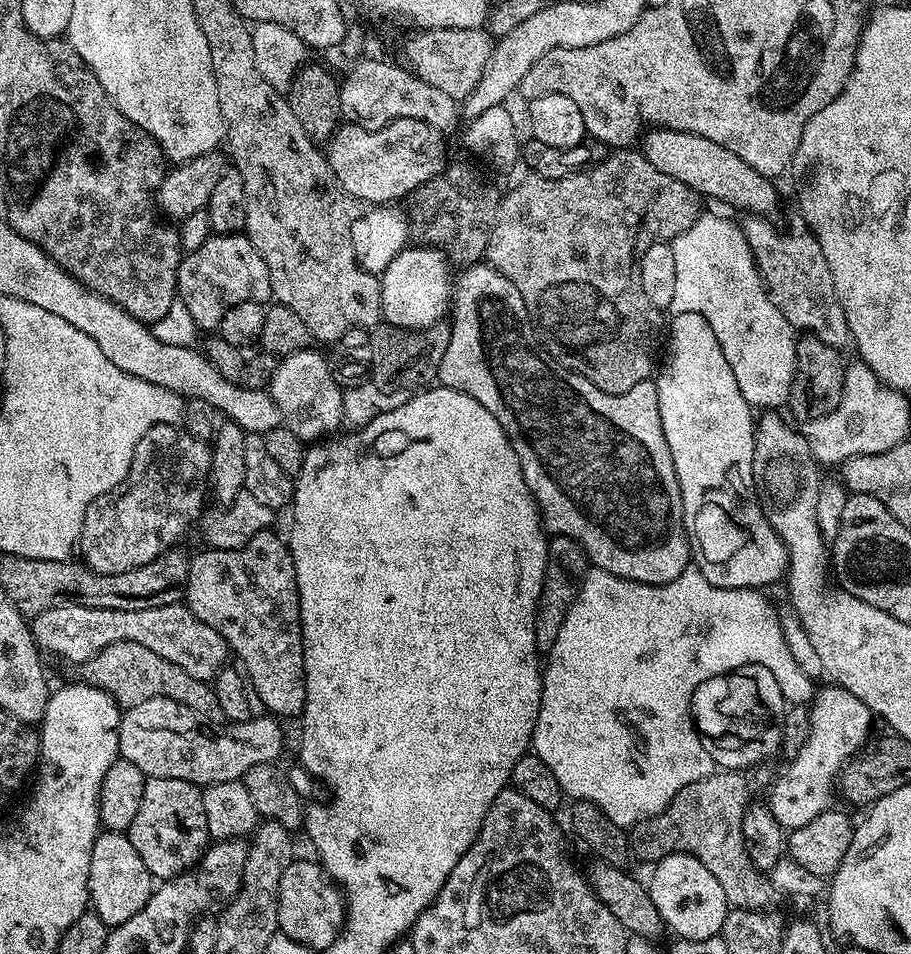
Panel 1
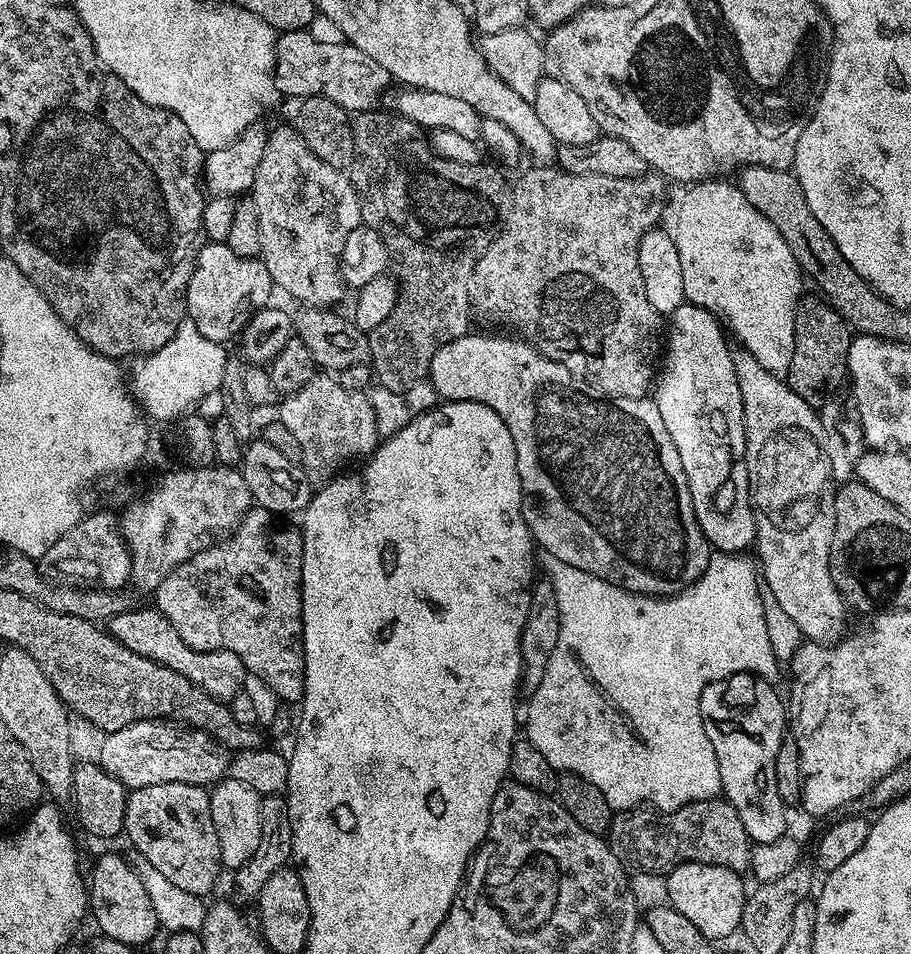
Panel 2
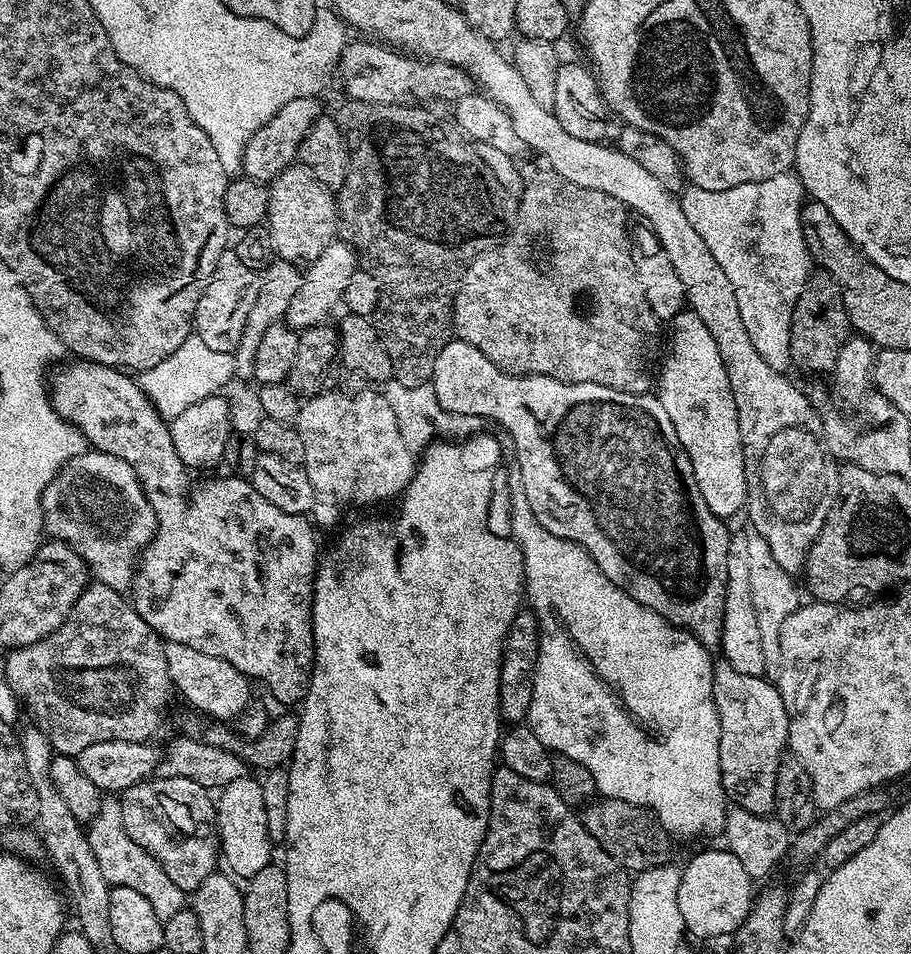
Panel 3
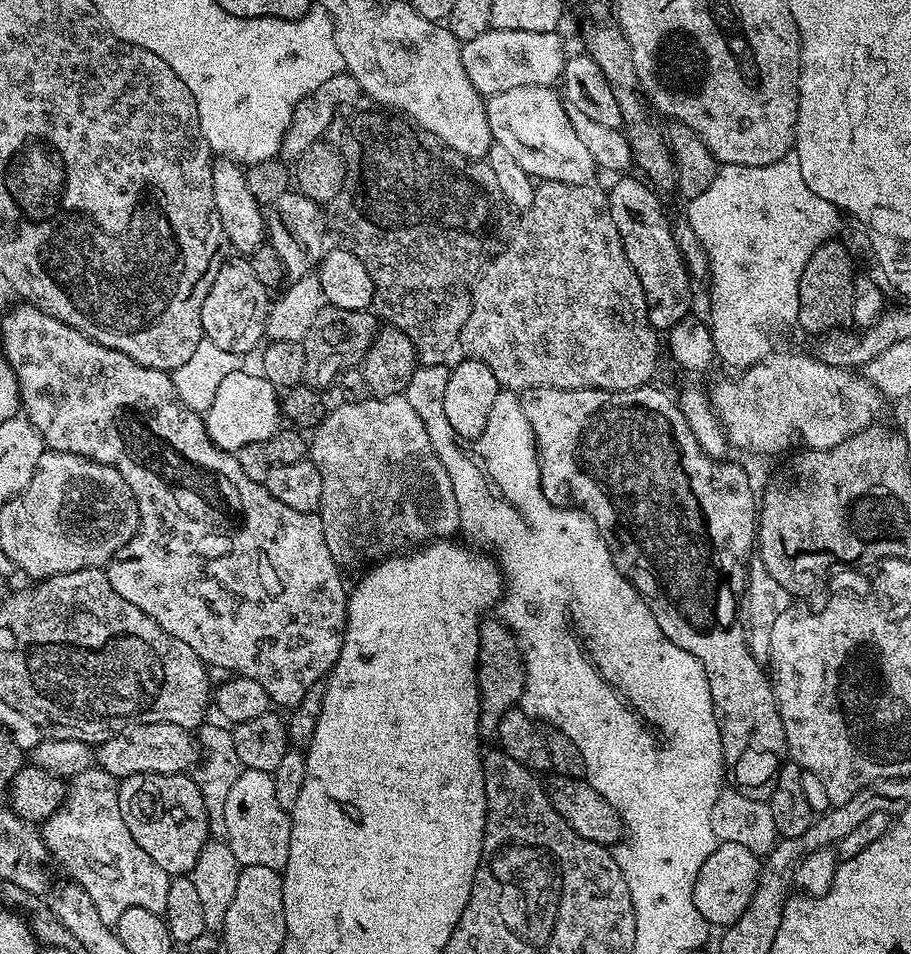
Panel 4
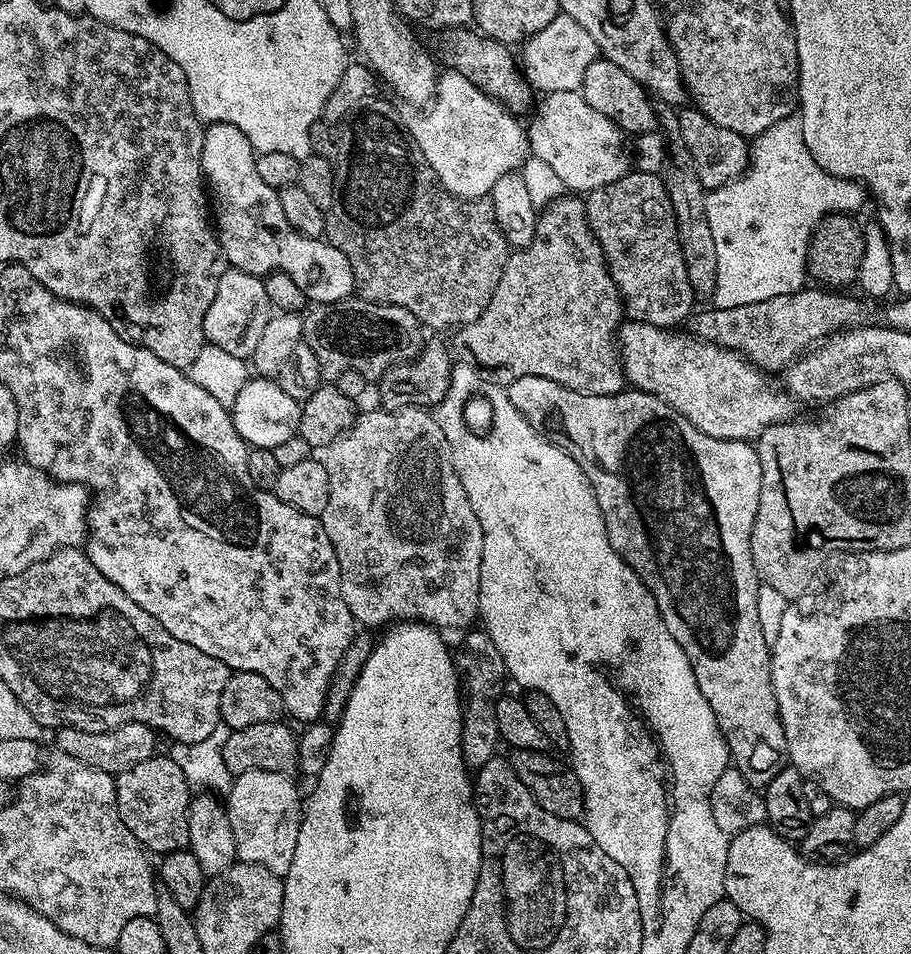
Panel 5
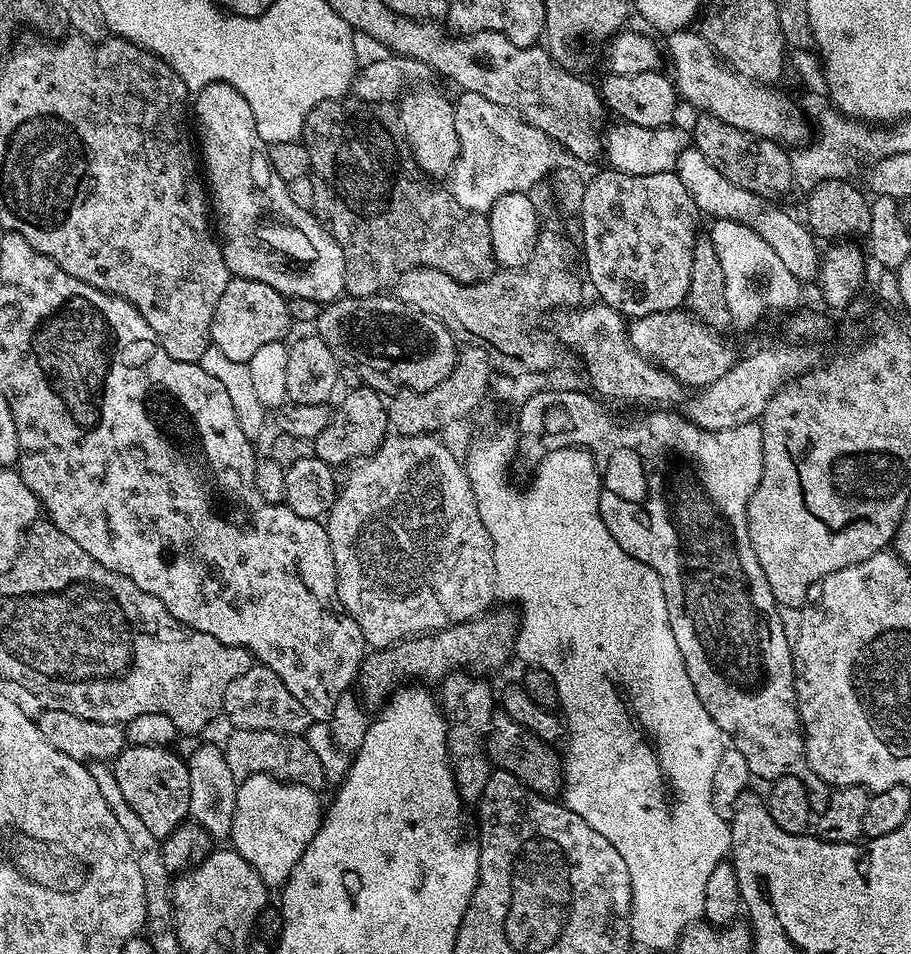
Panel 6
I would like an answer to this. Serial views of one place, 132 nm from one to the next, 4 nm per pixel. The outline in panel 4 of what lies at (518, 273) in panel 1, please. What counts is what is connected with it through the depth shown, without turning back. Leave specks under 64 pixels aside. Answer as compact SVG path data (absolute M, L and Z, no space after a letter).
M546 180L536 184L536 193L534 194L534 202L530 202L530 206L523 209L519 213L516 221L516 229L510 238L510 242L505 246L502 258L496 258L491 261L490 269L492 268L492 317L488 320L488 325L473 323L471 327L465 326L460 332L460 339L458 341L459 347L465 348L470 355L476 360L481 360L486 367L492 368L492 376L500 383L501 389L523 394L529 388L561 388L562 390L582 390L583 388L597 388L603 392L629 392L635 388L643 388L649 383L648 380L656 372L656 355L659 354L660 348L662 352L662 344L656 341L658 336L657 329L653 328L650 318L648 317L648 303L646 302L646 294L642 290L642 282L638 282L638 274L634 274L634 266L630 266L630 262L626 258L626 250L622 246L622 238L618 234L618 226L614 226L614 218L610 218L610 206L608 205L608 193L602 187L596 188L595 183L591 184L567 184L566 182L554 182L553 180Z

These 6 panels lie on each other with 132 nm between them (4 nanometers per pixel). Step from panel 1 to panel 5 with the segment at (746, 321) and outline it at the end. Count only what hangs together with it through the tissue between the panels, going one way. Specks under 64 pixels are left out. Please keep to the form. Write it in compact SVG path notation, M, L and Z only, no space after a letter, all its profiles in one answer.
M799 115L782 118L782 122L774 122L774 126L762 130L762 134L751 141L750 159L744 173L705 195L706 222L710 222L714 254L718 254L718 278L710 297L715 307L746 306L746 302L762 302L778 294L794 294L805 287L808 244L818 222L827 216L856 214L863 206L864 191L855 184L829 179L824 173L817 172L805 151L806 146Z

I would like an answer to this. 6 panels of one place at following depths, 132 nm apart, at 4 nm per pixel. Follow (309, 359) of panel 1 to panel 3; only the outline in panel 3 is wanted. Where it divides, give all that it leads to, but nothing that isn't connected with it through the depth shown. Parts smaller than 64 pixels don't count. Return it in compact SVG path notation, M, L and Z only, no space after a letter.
M324 390L301 403L294 426L302 438L302 446L306 446L302 467L310 478L310 486L314 486L314 506L310 516L319 527L321 524L328 528L338 523L340 515L351 508L368 508L383 500L395 501L416 473L417 457L412 457L413 449L402 442L402 434L398 434L398 418L394 418L394 410L390 410L387 395L380 393L379 396L373 390L367 390L357 397L346 397L337 390Z

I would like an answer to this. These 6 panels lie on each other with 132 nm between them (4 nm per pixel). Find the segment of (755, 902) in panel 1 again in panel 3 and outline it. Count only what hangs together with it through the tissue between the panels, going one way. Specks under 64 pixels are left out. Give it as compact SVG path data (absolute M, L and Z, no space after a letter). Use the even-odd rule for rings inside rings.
M596 798L585 803L582 808L584 828L625 870L639 874L659 869L669 863L672 844L669 832L664 829L655 816L630 802ZM584 811L584 812L583 812Z

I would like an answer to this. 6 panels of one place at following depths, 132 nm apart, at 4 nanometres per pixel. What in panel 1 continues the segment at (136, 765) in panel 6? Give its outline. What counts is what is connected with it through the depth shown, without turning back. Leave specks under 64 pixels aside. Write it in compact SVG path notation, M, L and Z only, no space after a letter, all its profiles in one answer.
M147 777L138 814L134 814L134 822L130 822L126 835L134 842L134 850L138 850L142 862L146 862L146 870L157 881L171 880L187 872L197 864L210 843L201 785L182 778Z

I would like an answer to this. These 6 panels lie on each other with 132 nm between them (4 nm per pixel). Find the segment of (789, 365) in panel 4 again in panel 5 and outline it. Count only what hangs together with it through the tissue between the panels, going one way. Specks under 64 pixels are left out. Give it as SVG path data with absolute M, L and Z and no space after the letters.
M625 319L618 333L625 381L637 392L649 392L665 400L710 438L755 442L771 424L780 424L793 415L793 397L776 389L755 364L728 348L687 335Z

